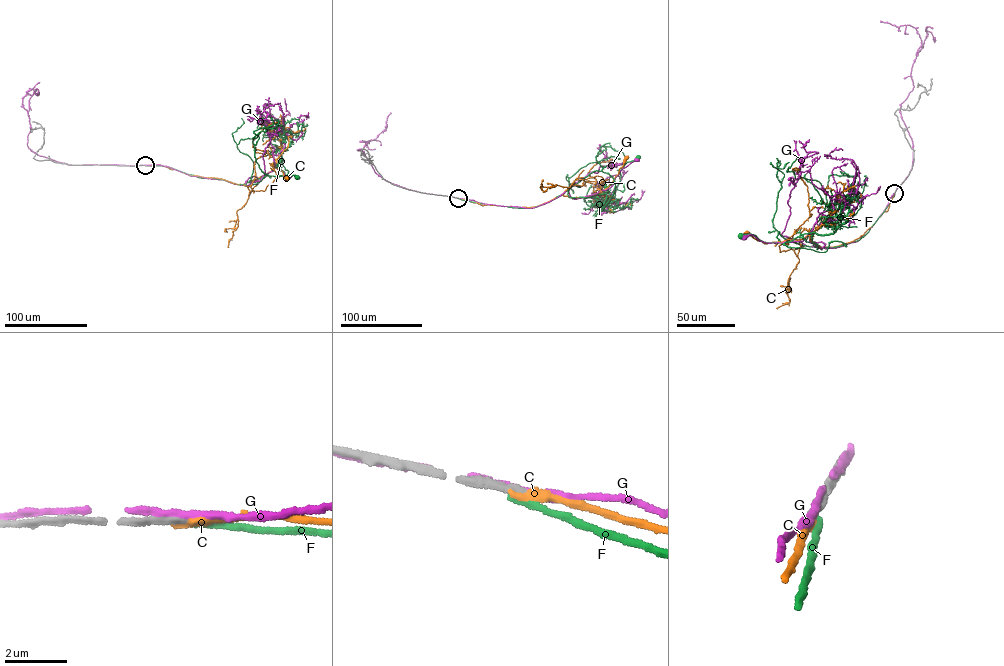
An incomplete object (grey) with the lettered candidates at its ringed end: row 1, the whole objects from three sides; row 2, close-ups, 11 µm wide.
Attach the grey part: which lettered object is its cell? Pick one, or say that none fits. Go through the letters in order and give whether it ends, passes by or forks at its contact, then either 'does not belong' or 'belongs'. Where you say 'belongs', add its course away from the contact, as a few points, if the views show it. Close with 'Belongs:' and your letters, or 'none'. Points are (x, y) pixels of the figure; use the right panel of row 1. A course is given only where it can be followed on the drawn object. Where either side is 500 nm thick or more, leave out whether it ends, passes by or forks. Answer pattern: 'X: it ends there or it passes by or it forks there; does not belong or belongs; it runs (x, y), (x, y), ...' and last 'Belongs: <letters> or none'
C: it ends there; belongs; it runs (894, 192), (887, 210), (862, 235), (833, 247), (820, 248), (809, 235), (798, 240), (766, 243), (746, 233)
F: it ends there; does not belong
G: it ends there; does not belong
Belongs: C

